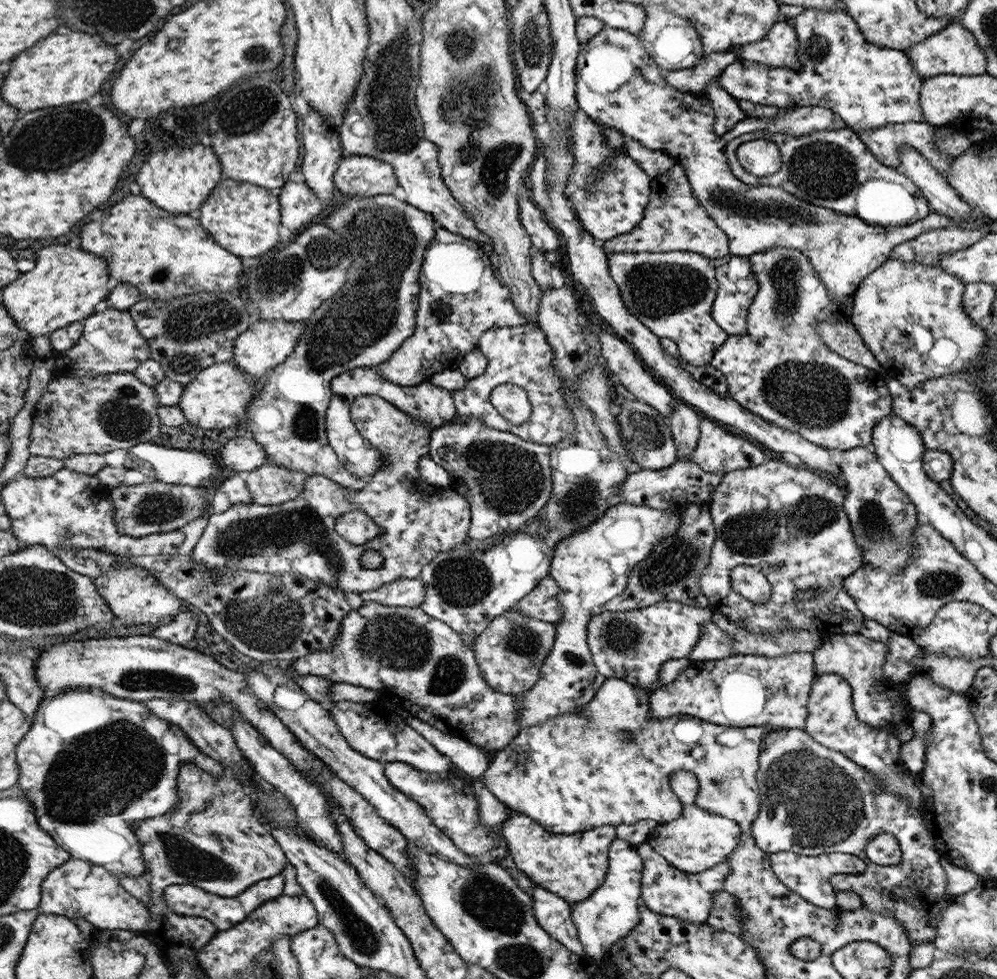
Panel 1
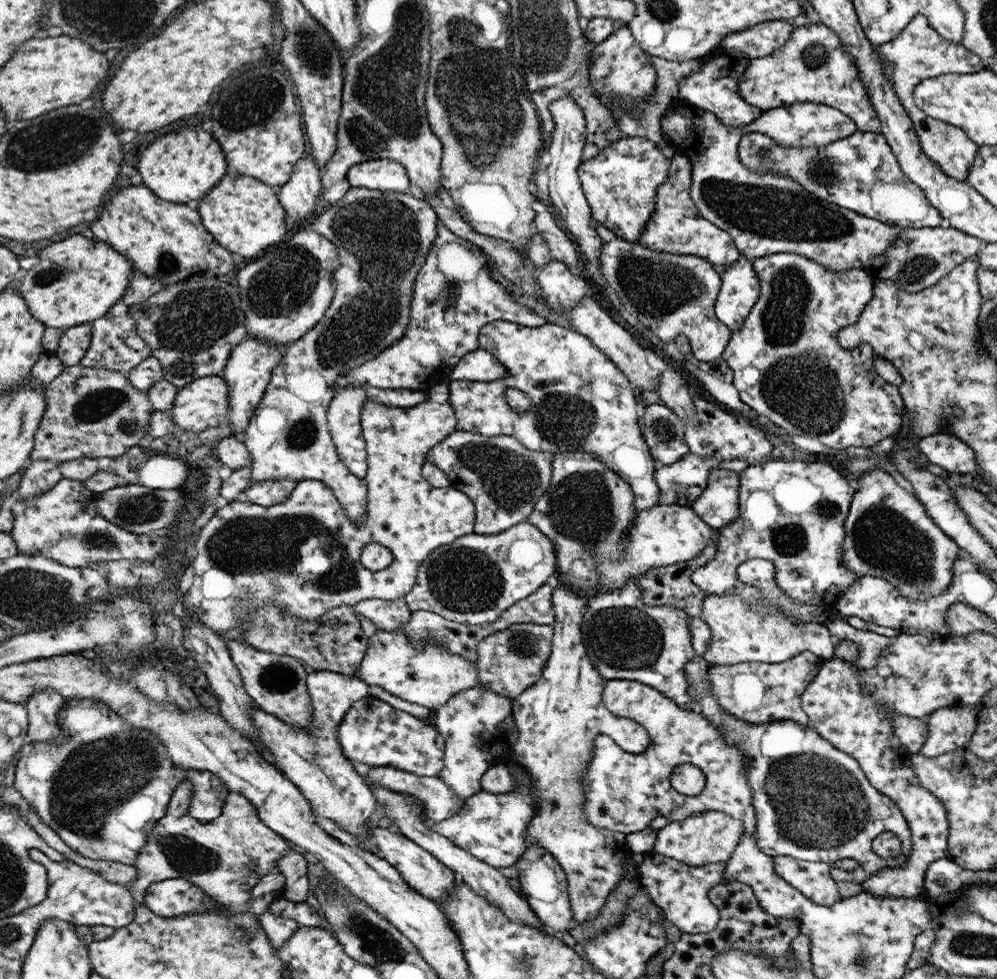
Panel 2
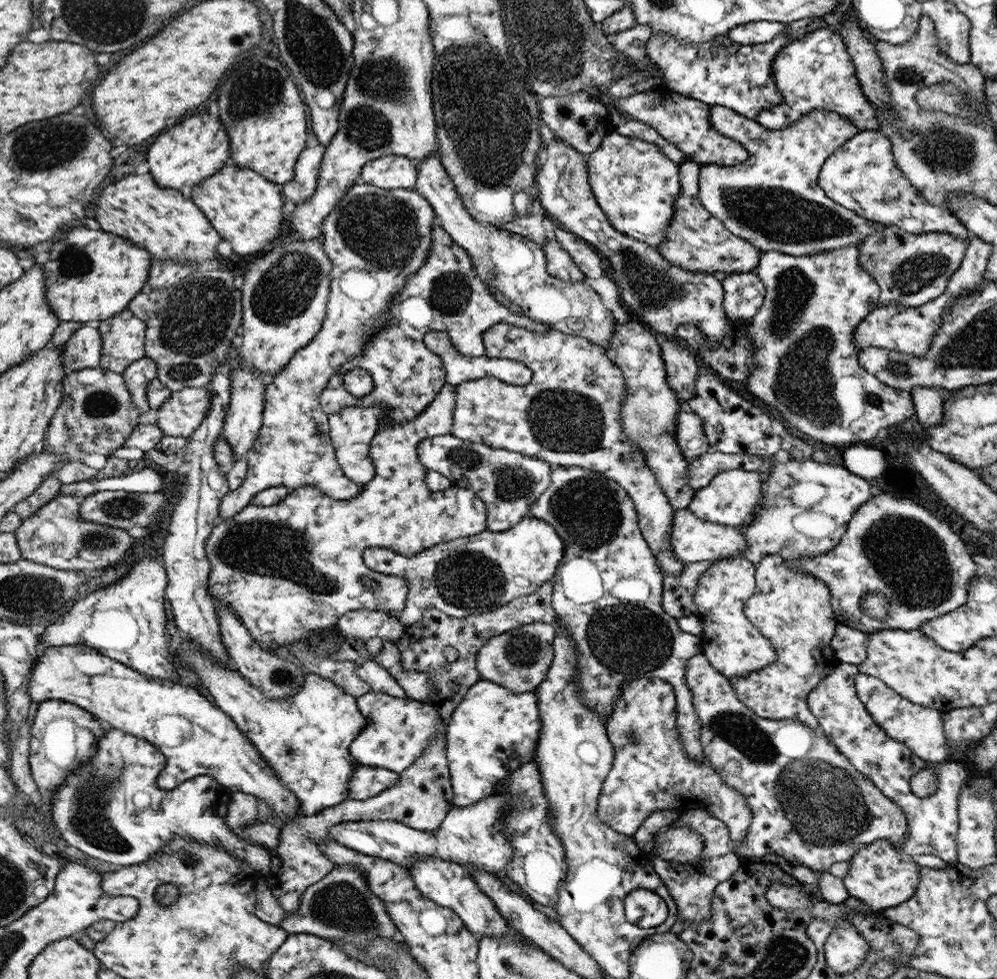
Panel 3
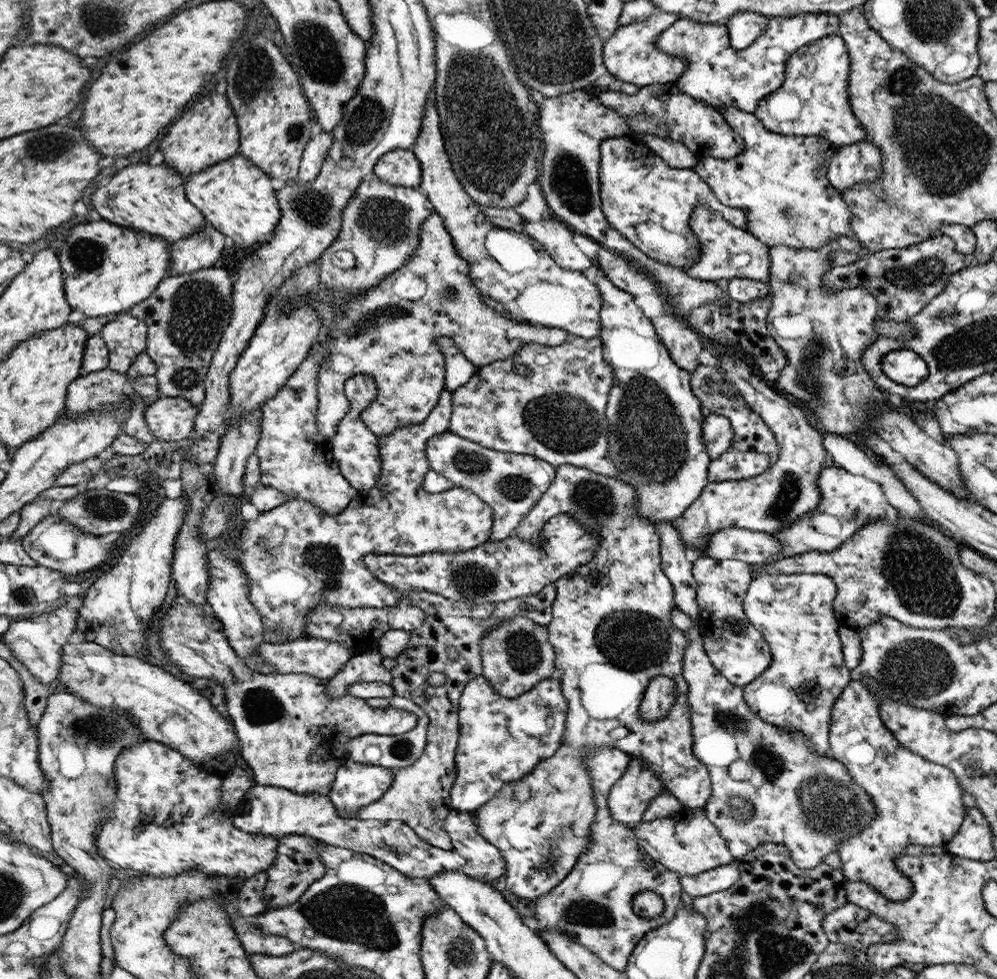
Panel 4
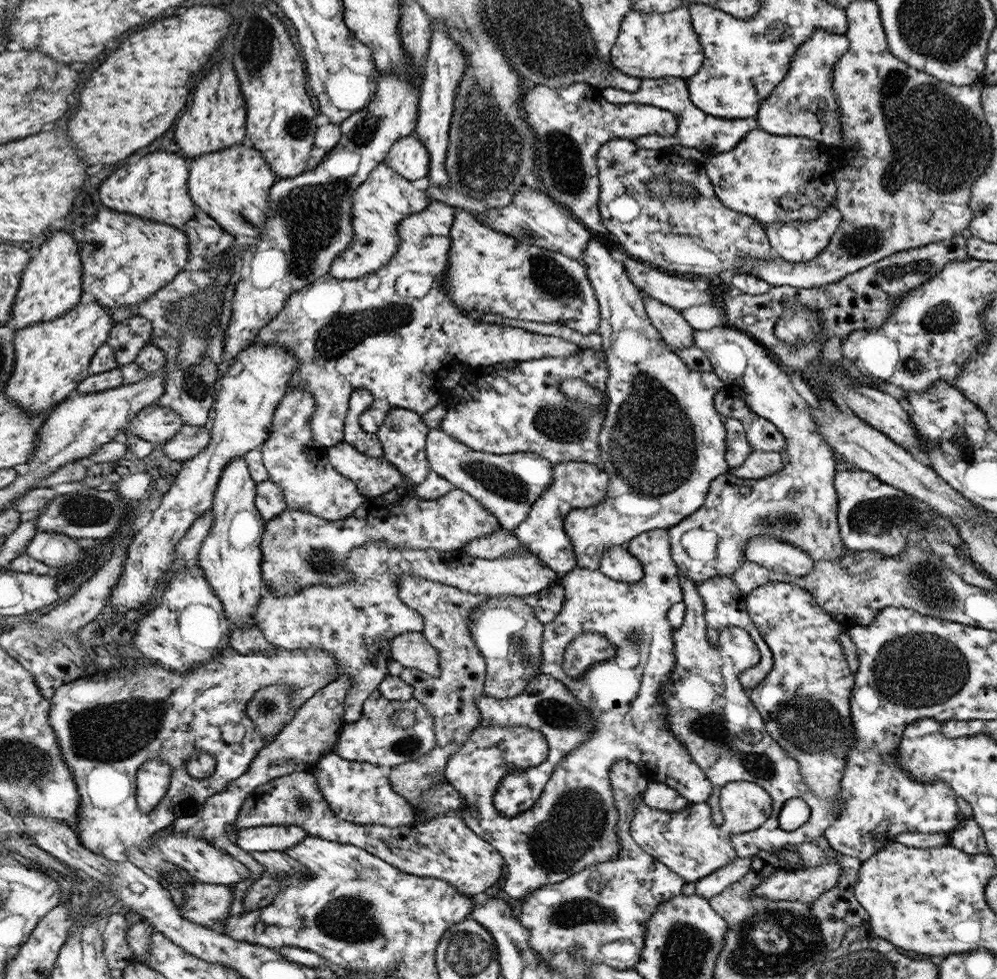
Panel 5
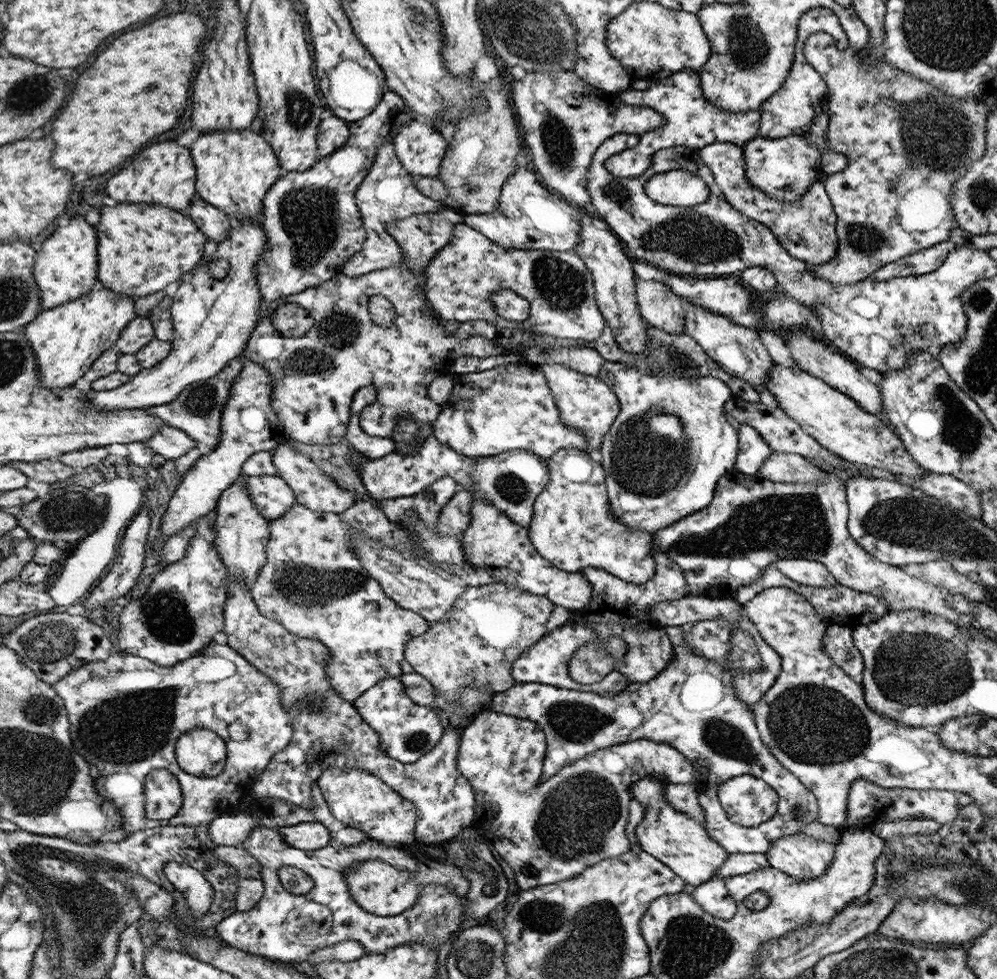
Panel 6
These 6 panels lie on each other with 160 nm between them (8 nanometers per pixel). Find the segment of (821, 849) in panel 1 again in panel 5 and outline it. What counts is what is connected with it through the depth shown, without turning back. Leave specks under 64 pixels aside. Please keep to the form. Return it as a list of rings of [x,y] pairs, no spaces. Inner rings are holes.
[[[681,576],[684,598],[681,600],[685,604],[685,620],[681,627],[673,631],[675,667],[669,676],[669,682],[661,690],[661,702],[669,708],[669,728],[673,730],[674,736],[682,741],[688,751],[693,755],[700,767],[705,771],[705,776],[713,784],[713,792],[704,804],[711,810],[711,817],[717,827],[722,824],[722,812],[718,806],[718,794],[724,784],[730,782],[746,781],[758,784],[772,797],[772,812],[766,822],[758,828],[758,834],[739,833],[731,836],[733,847],[737,851],[737,856],[750,857],[758,854],[761,850],[776,850],[786,845],[801,845],[804,843],[814,843],[818,836],[825,836],[825,830],[841,817],[843,813],[843,796],[840,790],[835,796],[833,807],[824,799],[817,797],[813,789],[805,784],[801,774],[800,764],[781,747],[777,740],[768,734],[765,727],[764,718],[757,707],[753,704],[749,691],[739,679],[739,674],[748,667],[755,665],[760,658],[760,651],[752,637],[746,633],[744,628],[738,626],[727,626],[720,633],[718,649],[708,642],[708,621],[705,619],[705,601],[702,600],[701,593],[696,582],[690,580],[688,576]],[[791,798],[801,798],[810,807],[810,818],[800,828],[787,831],[780,828],[778,815],[782,810],[782,805]]]

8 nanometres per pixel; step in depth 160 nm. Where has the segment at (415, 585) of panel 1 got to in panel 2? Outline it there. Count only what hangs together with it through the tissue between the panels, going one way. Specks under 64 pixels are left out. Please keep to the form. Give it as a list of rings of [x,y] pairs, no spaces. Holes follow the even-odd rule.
[[[405,597],[396,600],[369,598],[353,606],[354,612],[362,614],[376,624],[380,630],[394,632],[410,620],[411,610]]]

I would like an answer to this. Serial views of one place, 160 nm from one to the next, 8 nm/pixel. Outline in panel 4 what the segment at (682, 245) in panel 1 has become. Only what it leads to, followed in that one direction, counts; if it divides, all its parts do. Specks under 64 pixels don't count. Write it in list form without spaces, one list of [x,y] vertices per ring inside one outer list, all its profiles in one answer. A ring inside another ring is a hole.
[[[698,205],[693,212],[693,232],[696,232],[697,240],[701,241],[701,258],[697,263],[687,268],[687,275],[703,281],[752,279],[768,284],[772,276],[772,261],[770,260],[768,247],[763,241],[752,236],[745,229],[730,224],[721,212],[716,212],[708,205]]]

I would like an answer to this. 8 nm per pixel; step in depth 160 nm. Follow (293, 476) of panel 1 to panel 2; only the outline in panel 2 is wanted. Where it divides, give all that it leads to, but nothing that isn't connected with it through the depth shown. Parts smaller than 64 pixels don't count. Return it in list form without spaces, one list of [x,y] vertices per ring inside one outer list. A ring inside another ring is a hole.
[[[262,479],[250,483],[244,492],[243,499],[250,501],[251,504],[272,507],[289,499],[296,486],[295,480]]]

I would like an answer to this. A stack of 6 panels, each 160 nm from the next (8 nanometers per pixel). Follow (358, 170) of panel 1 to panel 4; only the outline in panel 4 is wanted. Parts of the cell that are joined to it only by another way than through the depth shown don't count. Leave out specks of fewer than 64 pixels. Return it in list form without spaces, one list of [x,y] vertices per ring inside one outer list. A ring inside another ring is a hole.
[[[398,148],[382,156],[372,174],[390,184],[419,188],[423,170],[412,149]]]

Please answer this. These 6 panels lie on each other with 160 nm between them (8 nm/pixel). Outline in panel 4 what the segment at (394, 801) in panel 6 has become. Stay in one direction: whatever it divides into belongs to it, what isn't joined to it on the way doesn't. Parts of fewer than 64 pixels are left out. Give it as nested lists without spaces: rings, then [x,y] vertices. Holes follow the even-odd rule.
[[[348,760],[338,768],[328,798],[338,816],[355,817],[360,807],[376,803],[384,796],[395,776],[392,769]]]

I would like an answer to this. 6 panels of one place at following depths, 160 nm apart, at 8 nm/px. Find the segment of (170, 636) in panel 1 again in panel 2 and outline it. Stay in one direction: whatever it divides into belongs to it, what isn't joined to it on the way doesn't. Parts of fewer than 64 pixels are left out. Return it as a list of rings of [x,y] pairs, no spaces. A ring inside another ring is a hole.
[[[448,379],[429,390],[429,398],[426,399],[426,402],[410,408],[396,408],[373,401],[372,399],[365,400],[364,408],[362,408],[361,425],[369,464],[369,472],[364,478],[368,482],[368,512],[366,512],[366,517],[362,520],[349,518],[349,514],[346,514],[342,502],[338,500],[333,489],[329,485],[325,485],[321,480],[297,481],[297,486],[294,487],[289,499],[272,507],[251,504],[250,501],[243,498],[232,501],[227,506],[224,506],[224,508],[217,510],[216,514],[210,518],[210,522],[200,530],[200,536],[196,540],[196,558],[194,558],[194,562],[191,564],[194,569],[193,584],[186,595],[180,598],[179,607],[185,608],[185,612],[193,612],[193,616],[197,616],[202,624],[209,625],[210,628],[219,632],[229,632],[230,630],[236,630],[235,628],[239,628],[241,631],[242,628],[243,630],[244,628],[246,629],[248,624],[245,624],[245,622],[249,619],[249,614],[266,605],[278,605],[281,611],[286,611],[296,618],[313,621],[320,618],[331,608],[341,607],[344,604],[353,607],[355,604],[360,603],[361,600],[369,598],[387,601],[401,599],[408,595],[413,590],[413,587],[416,586],[417,574],[420,571],[421,565],[429,559],[429,556],[438,547],[454,543],[457,539],[461,539],[462,536],[476,532],[477,508],[474,502],[466,494],[452,487],[438,490],[424,477],[424,464],[428,459],[430,449],[440,443],[441,440],[444,440],[446,435],[450,435],[457,430],[457,417],[450,401]],[[370,543],[377,543],[391,549],[394,559],[389,568],[383,571],[371,572],[361,564],[362,552],[364,552],[364,548]]]

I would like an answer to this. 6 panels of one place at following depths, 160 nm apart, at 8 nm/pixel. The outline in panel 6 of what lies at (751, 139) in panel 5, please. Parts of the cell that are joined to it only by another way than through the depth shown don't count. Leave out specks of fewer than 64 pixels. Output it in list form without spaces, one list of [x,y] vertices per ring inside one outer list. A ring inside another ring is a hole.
[[[788,135],[779,139],[770,137],[756,137],[749,140],[742,146],[745,150],[747,160],[746,175],[757,188],[765,192],[767,196],[772,196],[782,202],[797,202],[800,200],[812,186],[813,182],[824,175],[822,167],[822,154],[817,144],[811,143],[804,135]]]

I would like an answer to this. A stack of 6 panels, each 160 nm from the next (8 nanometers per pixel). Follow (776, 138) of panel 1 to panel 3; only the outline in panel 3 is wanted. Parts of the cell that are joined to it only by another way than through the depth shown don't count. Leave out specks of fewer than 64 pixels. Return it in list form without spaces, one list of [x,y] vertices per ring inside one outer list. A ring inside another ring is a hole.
[[[878,129],[860,130],[856,136],[837,148],[821,168],[818,183],[826,195],[838,204],[885,227],[895,226],[915,235],[945,232],[966,240],[972,237],[958,217],[948,209],[930,204],[905,177],[905,173],[897,168],[896,158],[893,157],[893,143]]]

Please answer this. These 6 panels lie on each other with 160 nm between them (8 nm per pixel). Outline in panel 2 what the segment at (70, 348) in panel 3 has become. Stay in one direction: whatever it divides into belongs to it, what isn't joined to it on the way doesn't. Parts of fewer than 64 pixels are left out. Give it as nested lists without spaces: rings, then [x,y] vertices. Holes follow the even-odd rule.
[[[94,323],[65,329],[55,352],[68,365],[80,365],[93,346]]]

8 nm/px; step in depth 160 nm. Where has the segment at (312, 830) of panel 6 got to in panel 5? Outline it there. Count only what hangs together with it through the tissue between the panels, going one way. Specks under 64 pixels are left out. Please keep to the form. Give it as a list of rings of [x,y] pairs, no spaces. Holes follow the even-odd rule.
[[[299,826],[243,828],[233,843],[246,852],[285,851],[302,842],[309,832]]]

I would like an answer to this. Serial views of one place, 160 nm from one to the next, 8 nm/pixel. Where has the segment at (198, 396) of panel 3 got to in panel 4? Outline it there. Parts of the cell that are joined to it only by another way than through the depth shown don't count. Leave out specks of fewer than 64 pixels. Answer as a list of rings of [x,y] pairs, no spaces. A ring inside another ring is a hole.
[[[164,396],[150,404],[146,418],[157,438],[185,442],[196,430],[198,411],[193,401]]]

